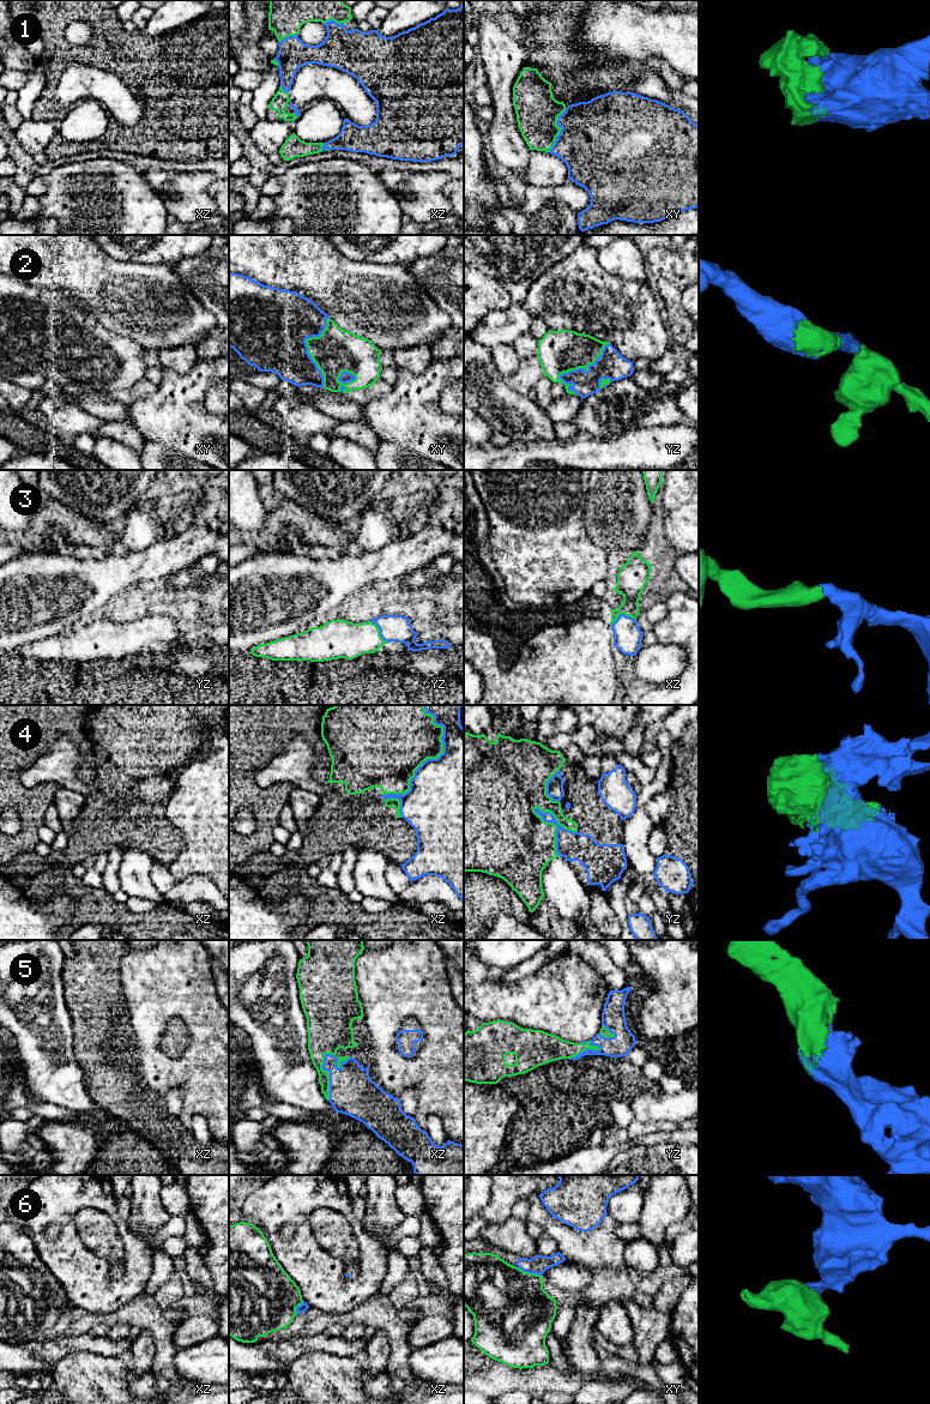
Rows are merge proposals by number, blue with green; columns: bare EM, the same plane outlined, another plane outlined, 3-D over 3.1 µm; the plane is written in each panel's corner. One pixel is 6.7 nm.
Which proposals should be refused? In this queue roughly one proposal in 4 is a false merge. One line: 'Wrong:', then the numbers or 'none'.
Wrong: 4, 6

